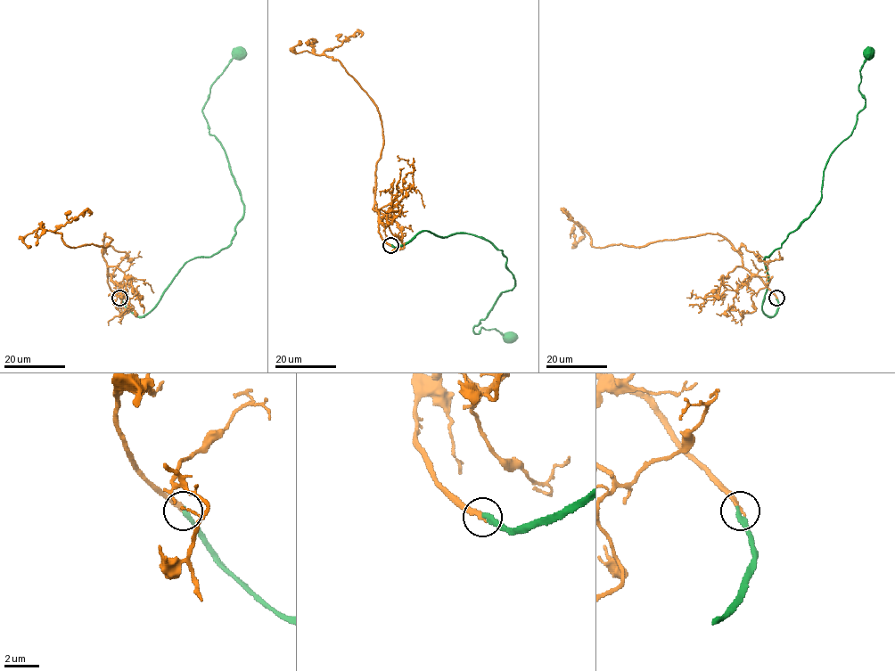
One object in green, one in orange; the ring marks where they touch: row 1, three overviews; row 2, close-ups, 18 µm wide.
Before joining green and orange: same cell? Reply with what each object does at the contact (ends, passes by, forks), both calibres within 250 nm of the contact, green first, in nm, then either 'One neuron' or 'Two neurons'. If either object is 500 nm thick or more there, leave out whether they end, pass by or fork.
At the ring green ends. At the ring orange ends. Thickness 280 nm (green) against 280 nm. One neuron

